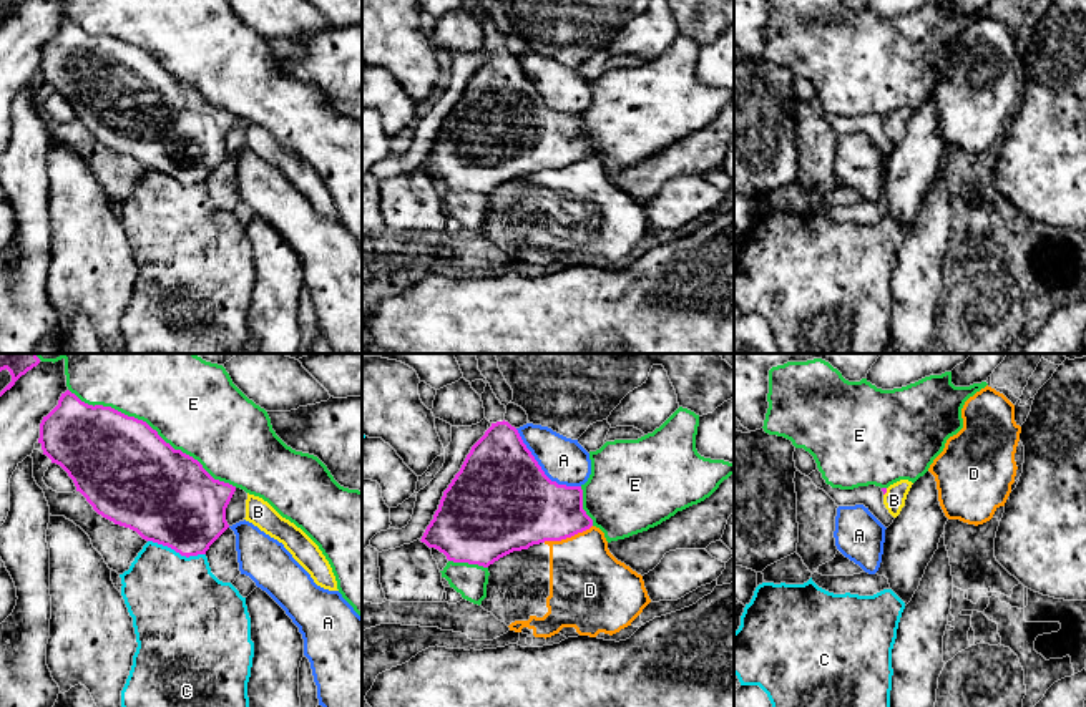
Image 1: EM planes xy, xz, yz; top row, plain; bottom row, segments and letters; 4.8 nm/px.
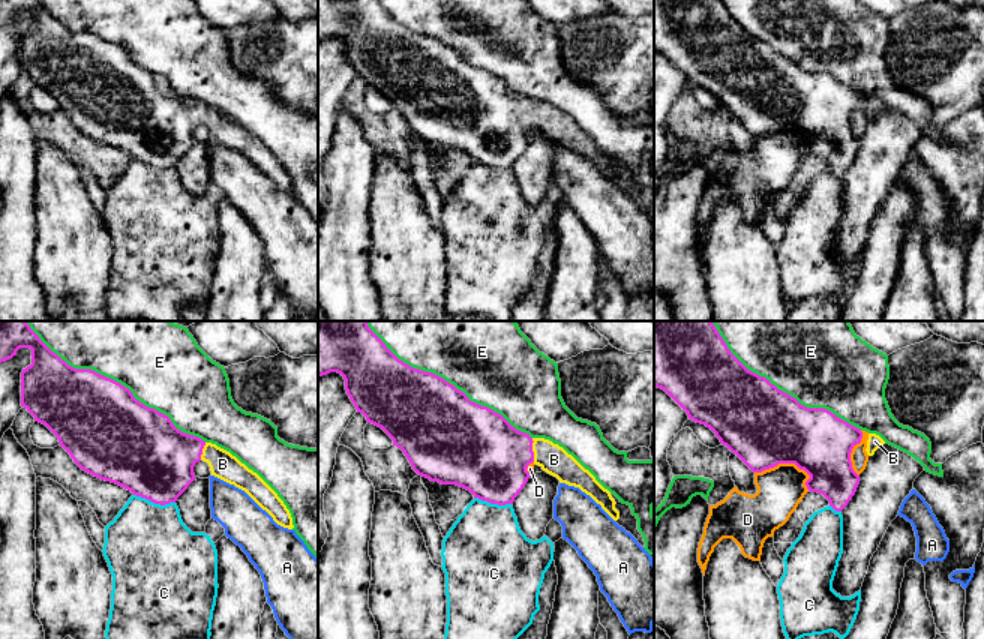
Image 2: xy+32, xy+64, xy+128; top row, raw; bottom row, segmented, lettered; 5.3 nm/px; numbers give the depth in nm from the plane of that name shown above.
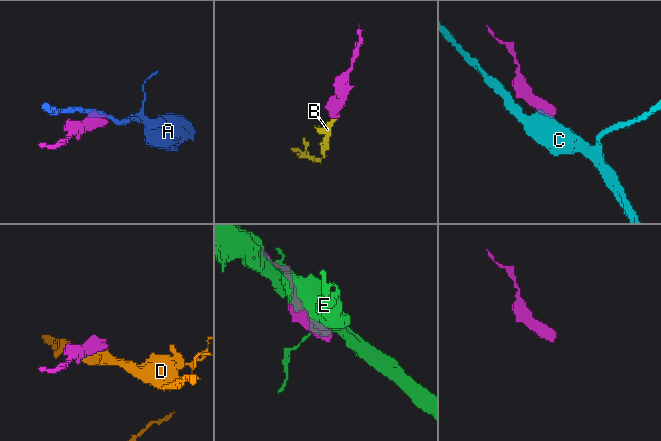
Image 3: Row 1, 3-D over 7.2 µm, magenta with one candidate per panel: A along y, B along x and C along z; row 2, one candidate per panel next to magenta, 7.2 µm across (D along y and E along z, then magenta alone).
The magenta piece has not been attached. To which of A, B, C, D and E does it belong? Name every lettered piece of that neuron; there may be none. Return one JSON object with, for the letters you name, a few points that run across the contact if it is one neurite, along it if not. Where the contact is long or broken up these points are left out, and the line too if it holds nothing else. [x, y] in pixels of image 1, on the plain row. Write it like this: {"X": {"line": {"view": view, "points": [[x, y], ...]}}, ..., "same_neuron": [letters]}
{"B": {"line": {"view": "yz", "points": [[884, 118], [885, 120], [894, 128]]}}, "same_neuron": ["B"]}

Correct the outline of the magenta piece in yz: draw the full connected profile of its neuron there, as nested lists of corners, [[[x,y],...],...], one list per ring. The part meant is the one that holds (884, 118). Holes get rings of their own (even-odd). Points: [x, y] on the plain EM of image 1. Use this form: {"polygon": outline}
{"polygon": [[[900,108],[888,116],[882,116],[883,119],[883,133],[888,138],[888,141],[897,146],[905,134],[907,123],[912,116],[912,110]]]}

